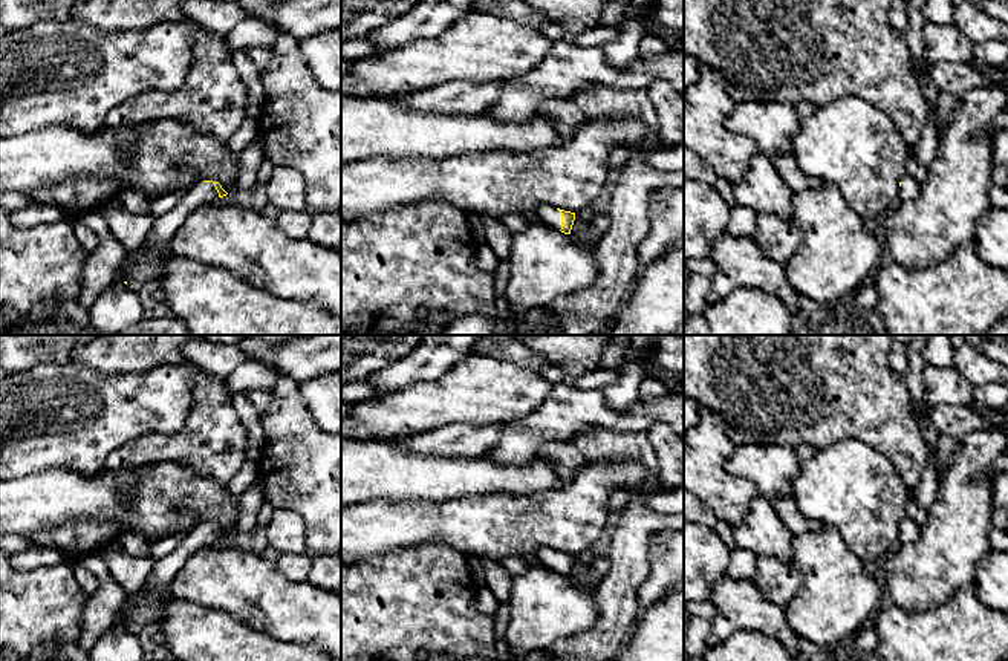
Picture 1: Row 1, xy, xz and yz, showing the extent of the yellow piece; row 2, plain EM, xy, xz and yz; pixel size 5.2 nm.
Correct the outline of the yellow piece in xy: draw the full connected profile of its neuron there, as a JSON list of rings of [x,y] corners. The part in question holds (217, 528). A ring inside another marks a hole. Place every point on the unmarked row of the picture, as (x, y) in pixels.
[[[202,523],[190,532],[174,540],[171,552],[154,562],[154,566],[145,581],[145,586],[138,592],[127,597],[124,607],[116,614],[115,626],[125,626],[127,614],[142,600],[156,598],[167,592],[176,574],[187,563],[187,560],[200,548],[216,545],[228,536],[222,528],[214,523]]]

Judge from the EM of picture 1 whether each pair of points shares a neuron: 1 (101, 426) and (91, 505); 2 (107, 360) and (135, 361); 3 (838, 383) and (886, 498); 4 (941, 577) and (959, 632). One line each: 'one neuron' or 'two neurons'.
1: two neurons
2: one neuron
3: two neurons
4: two neurons

